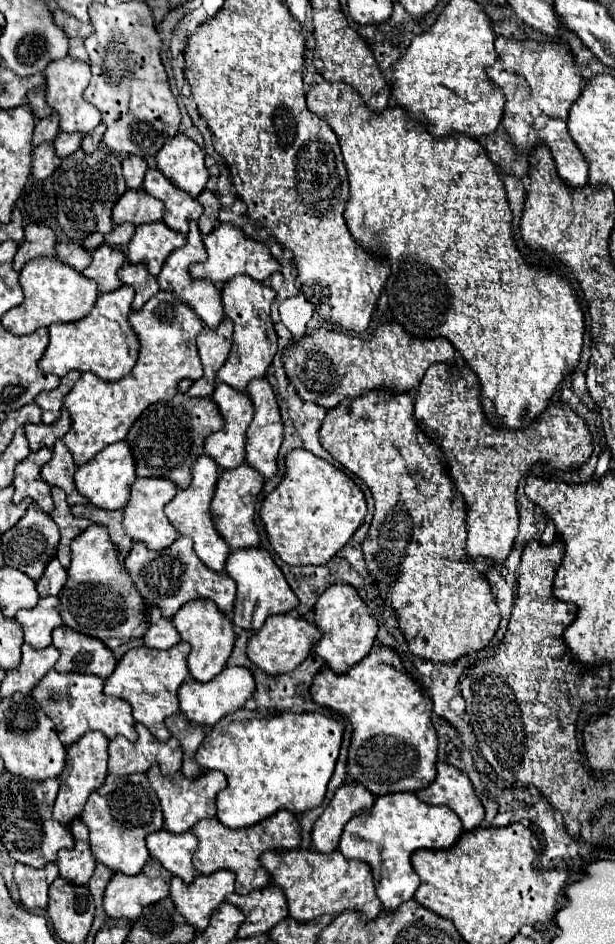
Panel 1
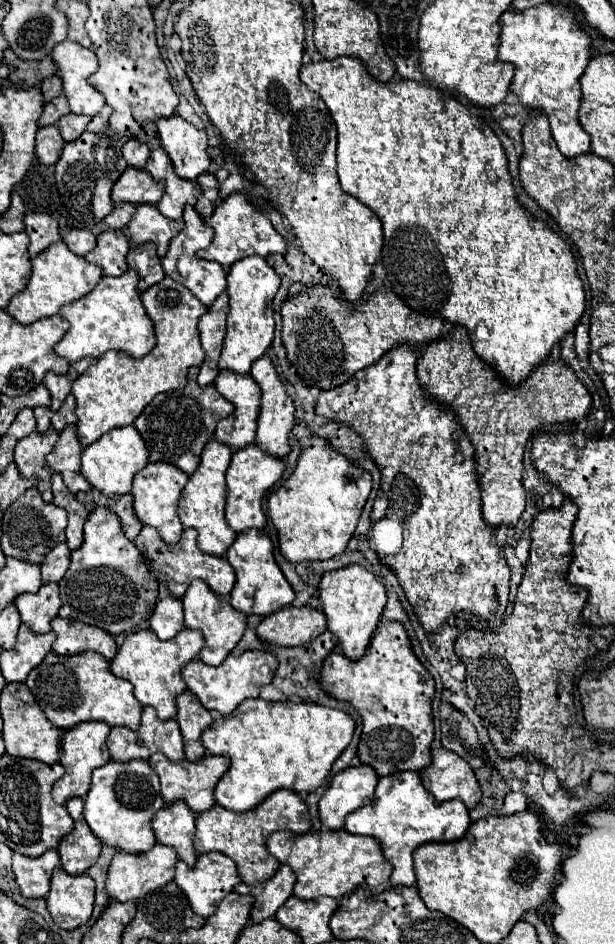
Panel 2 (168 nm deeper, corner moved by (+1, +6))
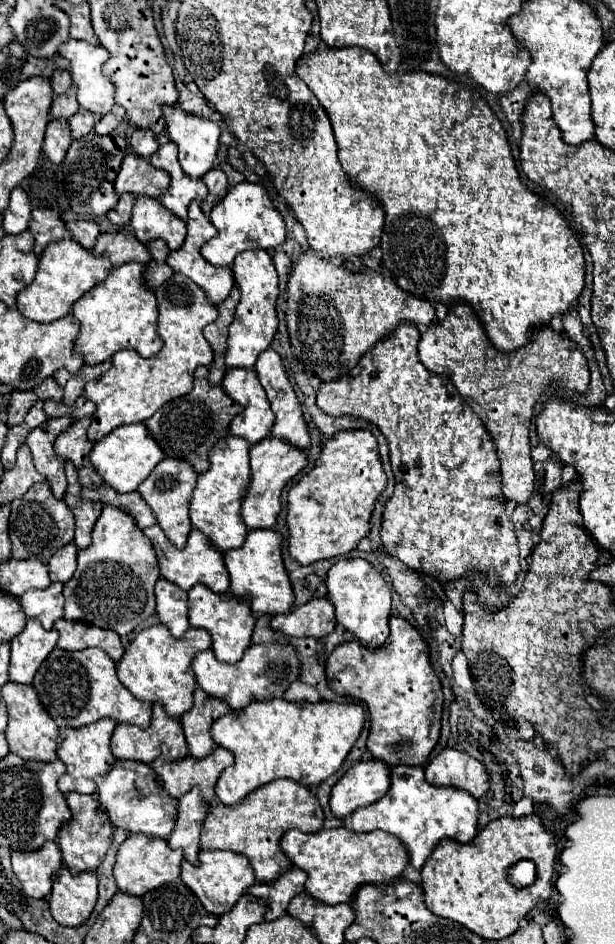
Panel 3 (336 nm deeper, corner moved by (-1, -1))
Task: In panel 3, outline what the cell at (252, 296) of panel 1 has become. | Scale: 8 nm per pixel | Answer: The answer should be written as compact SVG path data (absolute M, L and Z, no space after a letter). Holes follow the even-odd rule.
M252 249L236 255L232 265L234 279L240 287L242 299L236 309L236 317L230 325L228 335L228 351L226 351L226 365L228 367L244 367L254 369L258 355L270 347L272 337L278 329L276 317L276 297L278 297L278 273L274 269L272 257L264 249Z

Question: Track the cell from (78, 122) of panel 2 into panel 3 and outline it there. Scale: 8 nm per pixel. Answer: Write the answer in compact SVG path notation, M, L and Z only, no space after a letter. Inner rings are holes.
M78 109L76 115L70 117L72 137L74 137L74 139L82 139L84 135L88 135L88 133L94 129L94 125L96 125L96 121L98 121L100 117L102 117L102 115L98 115L98 113L92 113L92 111L86 111L86 109Z

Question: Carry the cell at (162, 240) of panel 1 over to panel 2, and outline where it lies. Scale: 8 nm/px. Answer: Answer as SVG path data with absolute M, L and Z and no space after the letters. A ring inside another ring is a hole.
M138 206L130 224L128 234L134 244L152 242L158 248L158 256L164 258L170 240L184 228L182 222L174 222L158 212L156 206Z

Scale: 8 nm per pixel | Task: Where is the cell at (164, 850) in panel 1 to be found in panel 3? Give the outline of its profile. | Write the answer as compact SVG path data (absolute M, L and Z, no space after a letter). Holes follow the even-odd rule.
M194 787L186 795L178 799L180 809L178 809L178 821L176 827L168 839L168 845L172 849L182 849L184 857L192 863L198 865L198 853L200 853L200 829L202 823L208 815L210 805L202 799L200 789Z

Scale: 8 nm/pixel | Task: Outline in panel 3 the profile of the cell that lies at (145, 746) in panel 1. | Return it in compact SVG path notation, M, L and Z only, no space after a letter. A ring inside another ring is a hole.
M162 703L154 705L154 715L152 715L152 725L148 729L140 729L136 725L130 723L120 723L114 729L112 735L112 753L116 759L134 759L134 761L142 761L142 763L152 763L156 757L162 755L162 749L170 751L170 761L176 759L184 759L184 755L188 755L188 743L184 739L184 731L178 719L166 715Z

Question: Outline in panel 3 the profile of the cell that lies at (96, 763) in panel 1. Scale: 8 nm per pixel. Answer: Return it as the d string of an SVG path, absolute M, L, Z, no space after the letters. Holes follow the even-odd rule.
M100 719L96 723L90 723L88 727L78 727L78 729L64 729L58 739L58 757L66 763L66 773L60 777L58 787L60 791L66 793L94 793L96 791L96 781L94 777L106 775L112 765L116 763L116 757L110 751L110 737L116 727L114 719Z

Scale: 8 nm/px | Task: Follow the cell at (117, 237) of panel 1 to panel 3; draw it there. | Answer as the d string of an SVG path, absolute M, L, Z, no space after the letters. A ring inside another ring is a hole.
M124 193L120 195L118 205L108 211L108 219L120 227L128 227L130 225L130 217L132 217L132 207L134 207L134 195L132 193Z

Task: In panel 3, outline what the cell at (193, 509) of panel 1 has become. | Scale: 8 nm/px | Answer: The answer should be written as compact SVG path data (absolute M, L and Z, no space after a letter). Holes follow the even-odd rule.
M226 435L224 439L218 439L216 447L212 447L210 451L210 469L198 477L198 485L192 495L192 527L200 529L218 551L230 551L240 547L248 533L240 509L250 483L250 447L252 445L246 439L240 439L236 435Z

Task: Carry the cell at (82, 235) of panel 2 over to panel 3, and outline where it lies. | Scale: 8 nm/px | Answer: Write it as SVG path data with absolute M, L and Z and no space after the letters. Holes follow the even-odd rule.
M76 219L76 221L70 221L66 224L67 229L72 231L72 237L86 249L92 249L94 243L96 243L96 237L100 233L98 229L98 223L92 221L92 219Z

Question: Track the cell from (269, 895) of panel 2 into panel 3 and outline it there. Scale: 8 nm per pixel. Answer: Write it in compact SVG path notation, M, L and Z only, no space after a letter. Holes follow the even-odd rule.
M292 867L278 879L270 883L254 883L248 893L254 897L262 897L268 901L268 911L266 911L266 921L274 921L282 915L286 915L286 907L294 895L304 891L306 883L306 873L300 867Z

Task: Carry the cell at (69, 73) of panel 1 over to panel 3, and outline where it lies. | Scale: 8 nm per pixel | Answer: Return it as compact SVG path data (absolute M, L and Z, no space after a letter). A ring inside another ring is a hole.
M68 39L60 45L60 55L70 61L72 81L78 85L80 107L106 115L114 105L114 85L102 75L102 65L110 59L110 53L102 45Z

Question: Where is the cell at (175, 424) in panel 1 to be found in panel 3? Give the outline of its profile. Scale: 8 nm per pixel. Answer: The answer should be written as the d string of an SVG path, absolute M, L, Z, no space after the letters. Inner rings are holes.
M198 367L194 375L194 389L184 397L168 401L148 421L144 421L154 439L158 441L158 445L162 447L162 451L166 453L166 457L190 461L196 473L208 471L210 449L216 445L220 437L228 433L232 417L236 417L242 411L242 405L232 401L222 389L222 385L210 385L206 377L208 377L208 367Z

